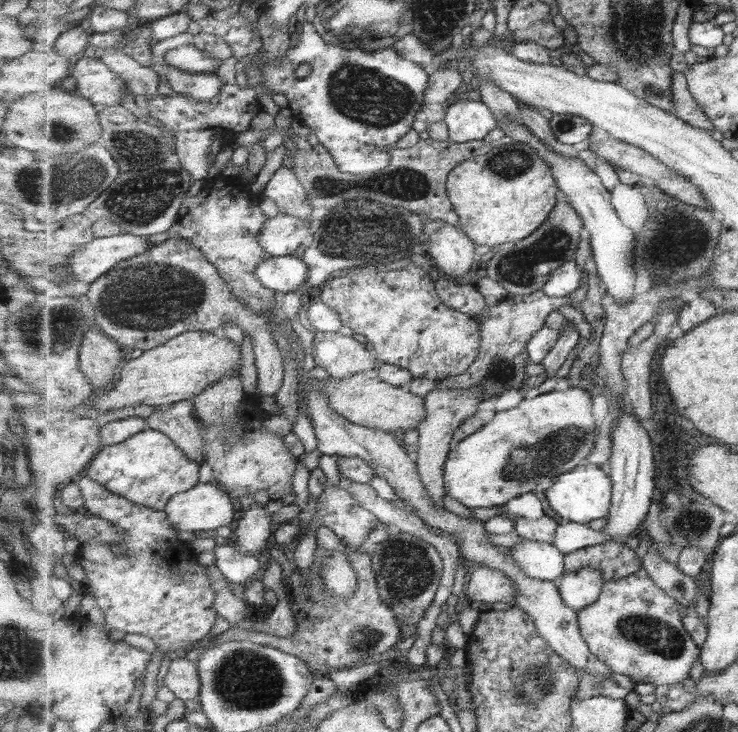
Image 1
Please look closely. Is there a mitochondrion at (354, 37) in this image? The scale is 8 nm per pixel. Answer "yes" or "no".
yes

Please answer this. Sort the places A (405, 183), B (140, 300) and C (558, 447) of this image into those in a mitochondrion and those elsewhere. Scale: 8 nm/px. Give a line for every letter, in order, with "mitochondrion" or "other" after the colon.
A: mitochondrion
B: mitochondrion
C: mitochondrion

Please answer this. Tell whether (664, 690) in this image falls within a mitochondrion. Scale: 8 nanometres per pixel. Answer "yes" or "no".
no

